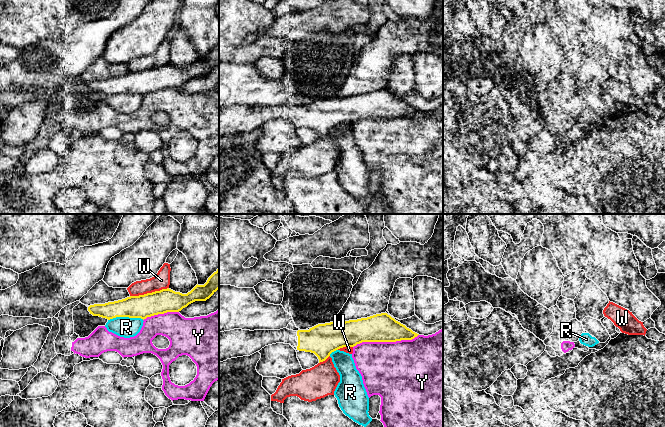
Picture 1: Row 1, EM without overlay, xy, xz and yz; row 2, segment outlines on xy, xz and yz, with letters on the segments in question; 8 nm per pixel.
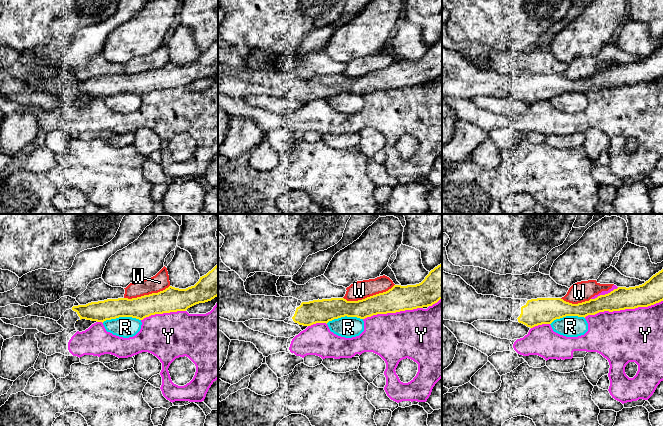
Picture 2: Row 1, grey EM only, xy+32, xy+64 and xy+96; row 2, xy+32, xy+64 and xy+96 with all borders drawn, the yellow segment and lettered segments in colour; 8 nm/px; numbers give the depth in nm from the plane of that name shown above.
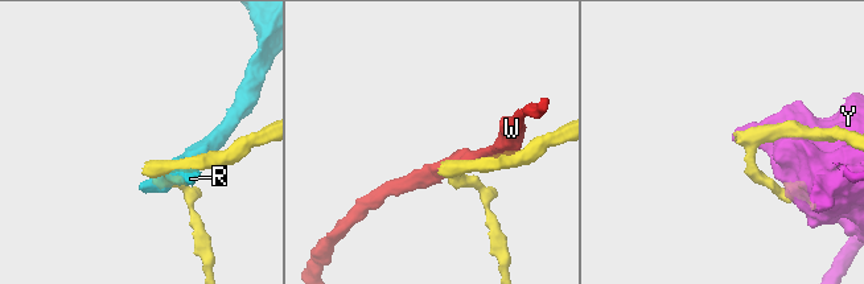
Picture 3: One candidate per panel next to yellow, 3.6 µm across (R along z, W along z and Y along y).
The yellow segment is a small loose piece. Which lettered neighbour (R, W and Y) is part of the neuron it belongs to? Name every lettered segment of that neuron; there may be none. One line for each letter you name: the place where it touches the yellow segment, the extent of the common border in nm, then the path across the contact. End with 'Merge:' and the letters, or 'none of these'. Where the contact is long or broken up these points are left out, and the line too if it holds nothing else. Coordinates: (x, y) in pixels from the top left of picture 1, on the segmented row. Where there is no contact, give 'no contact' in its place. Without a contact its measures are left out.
Merge: none of these

